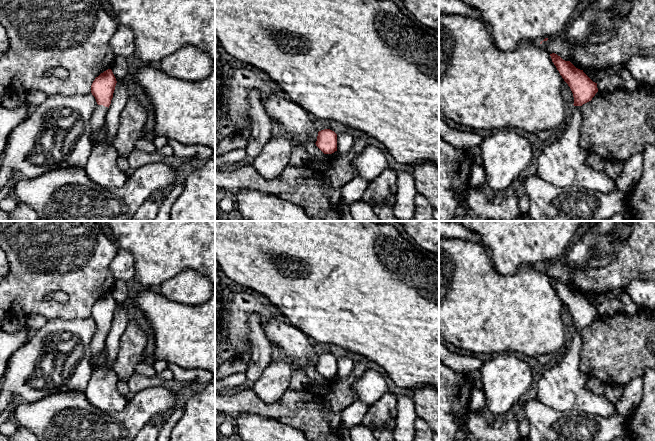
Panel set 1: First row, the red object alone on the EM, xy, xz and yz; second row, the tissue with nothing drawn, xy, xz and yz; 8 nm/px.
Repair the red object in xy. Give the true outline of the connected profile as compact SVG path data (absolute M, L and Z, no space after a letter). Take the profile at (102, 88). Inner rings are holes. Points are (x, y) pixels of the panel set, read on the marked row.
M108 69L95 78L91 85L91 93L95 97L97 106L91 117L90 140L96 145L94 139L105 124L105 116L113 98L116 78L111 69Z

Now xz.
M330 129L321 130L315 144L324 154L332 154L337 151L337 134Z

